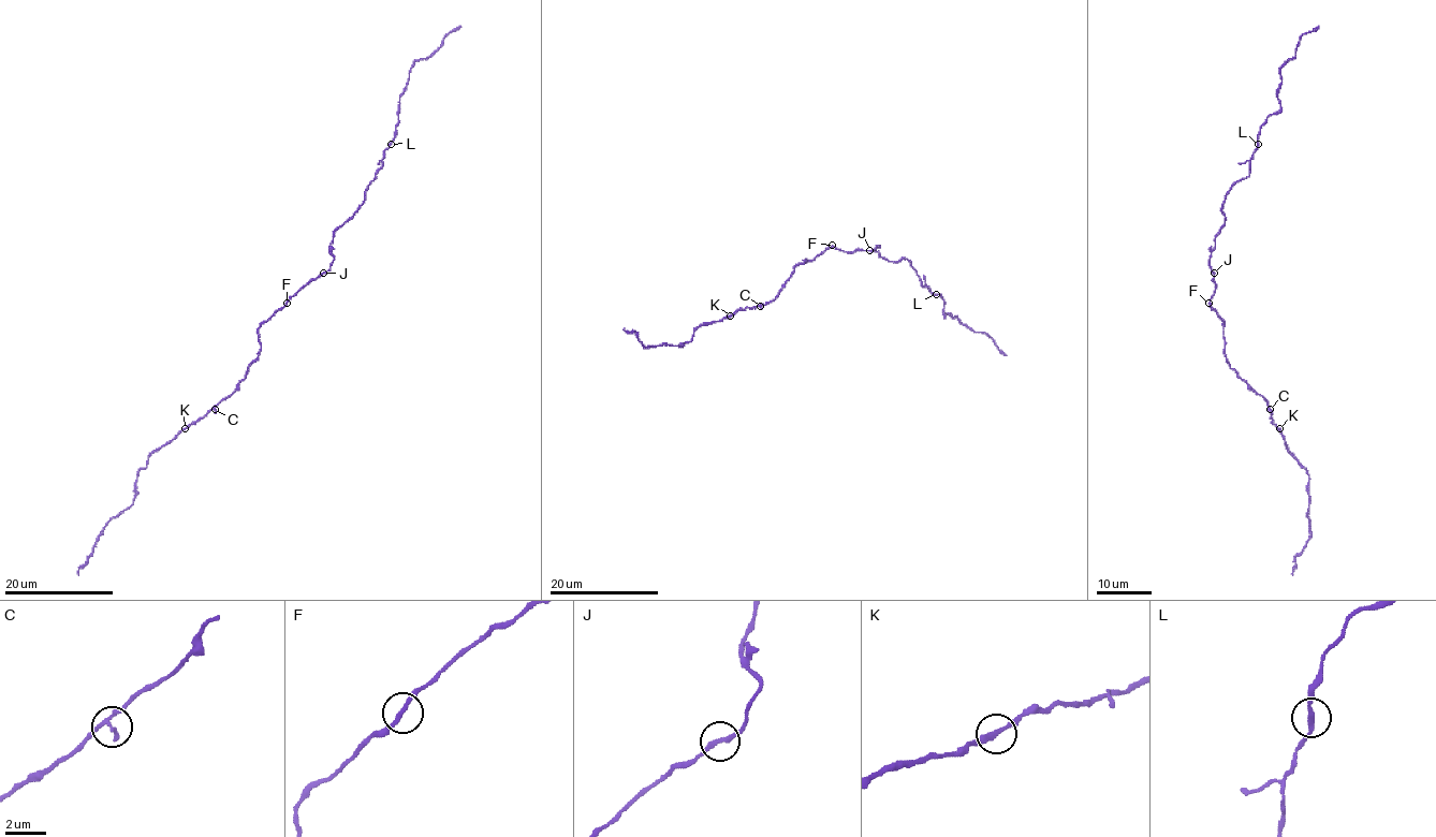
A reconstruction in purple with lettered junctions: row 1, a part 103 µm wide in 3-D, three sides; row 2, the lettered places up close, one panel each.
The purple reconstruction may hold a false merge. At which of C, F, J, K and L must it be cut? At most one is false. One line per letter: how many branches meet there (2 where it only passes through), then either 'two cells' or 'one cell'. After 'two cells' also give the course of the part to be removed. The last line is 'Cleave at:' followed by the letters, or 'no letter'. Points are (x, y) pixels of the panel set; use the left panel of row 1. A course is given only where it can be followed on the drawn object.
C: 2 branches meet; one cell
F: 2 branches meet; one cell
J: 2 branches meet; one cell
K: 2 branches meet; one cell
L: 2 branches meet; one cell
Cleave at: no letter

